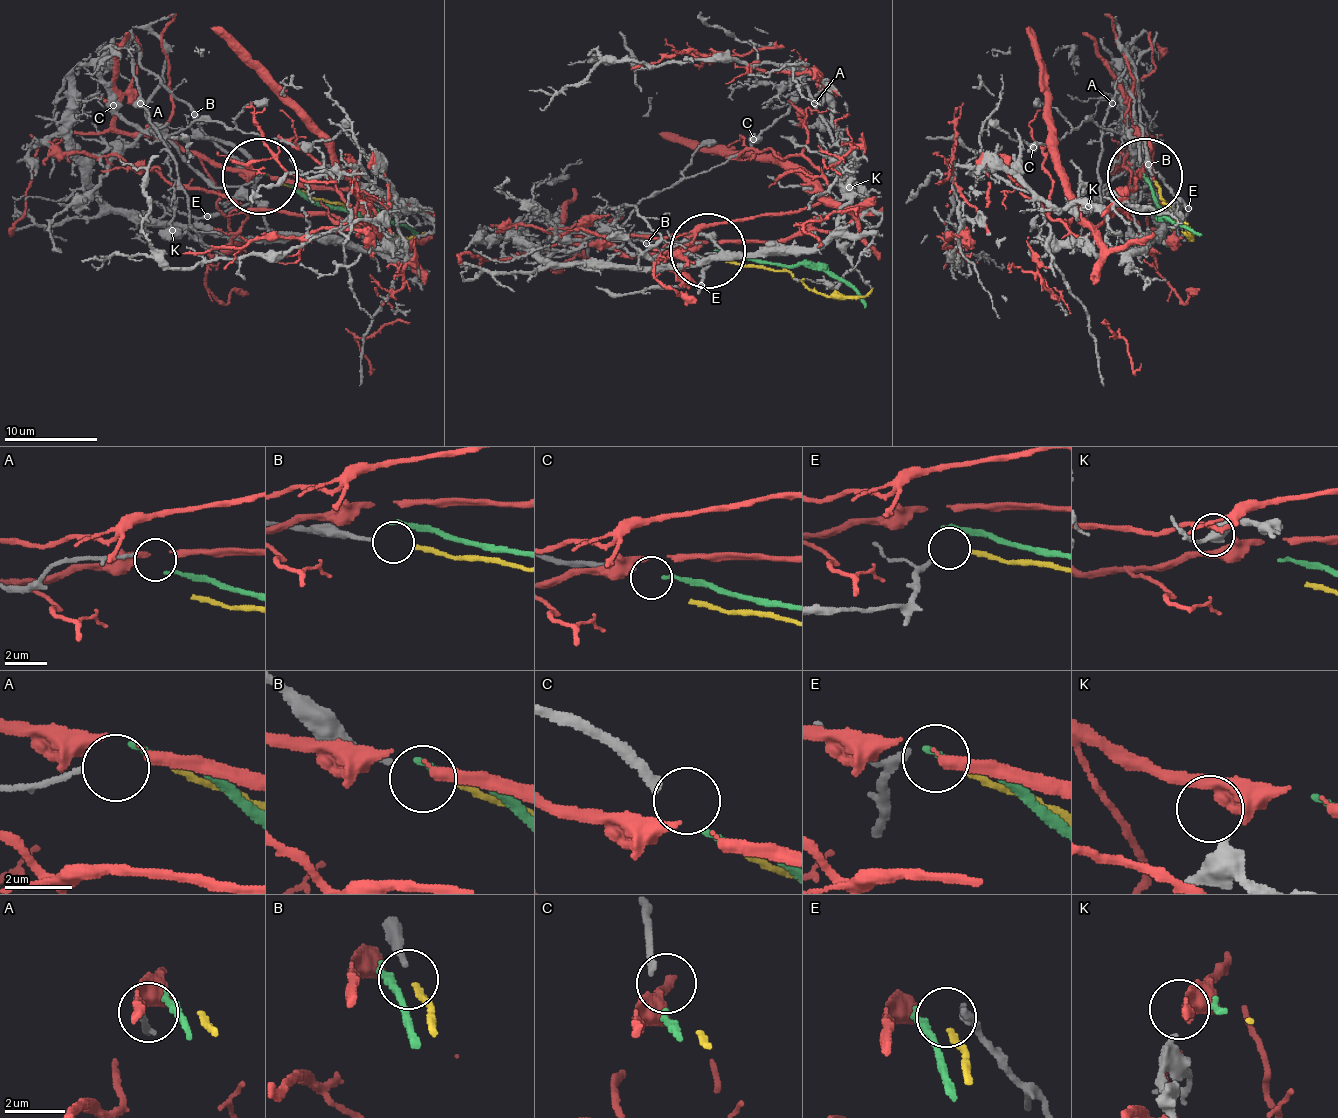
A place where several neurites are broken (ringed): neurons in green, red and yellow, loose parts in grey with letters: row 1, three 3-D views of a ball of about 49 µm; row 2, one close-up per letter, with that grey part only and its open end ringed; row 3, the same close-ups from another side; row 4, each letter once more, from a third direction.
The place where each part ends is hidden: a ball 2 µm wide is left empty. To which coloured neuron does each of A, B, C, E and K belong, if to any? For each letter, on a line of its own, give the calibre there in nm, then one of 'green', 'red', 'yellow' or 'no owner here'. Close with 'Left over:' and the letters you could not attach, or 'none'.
A: 160 nm thick; no owner here
B: 180 nm thick; yellow
C: 240 nm thick; green
E: 180 nm thick; no owner here
K: 480 nm thick; no owner here
Left over: A, E, K

